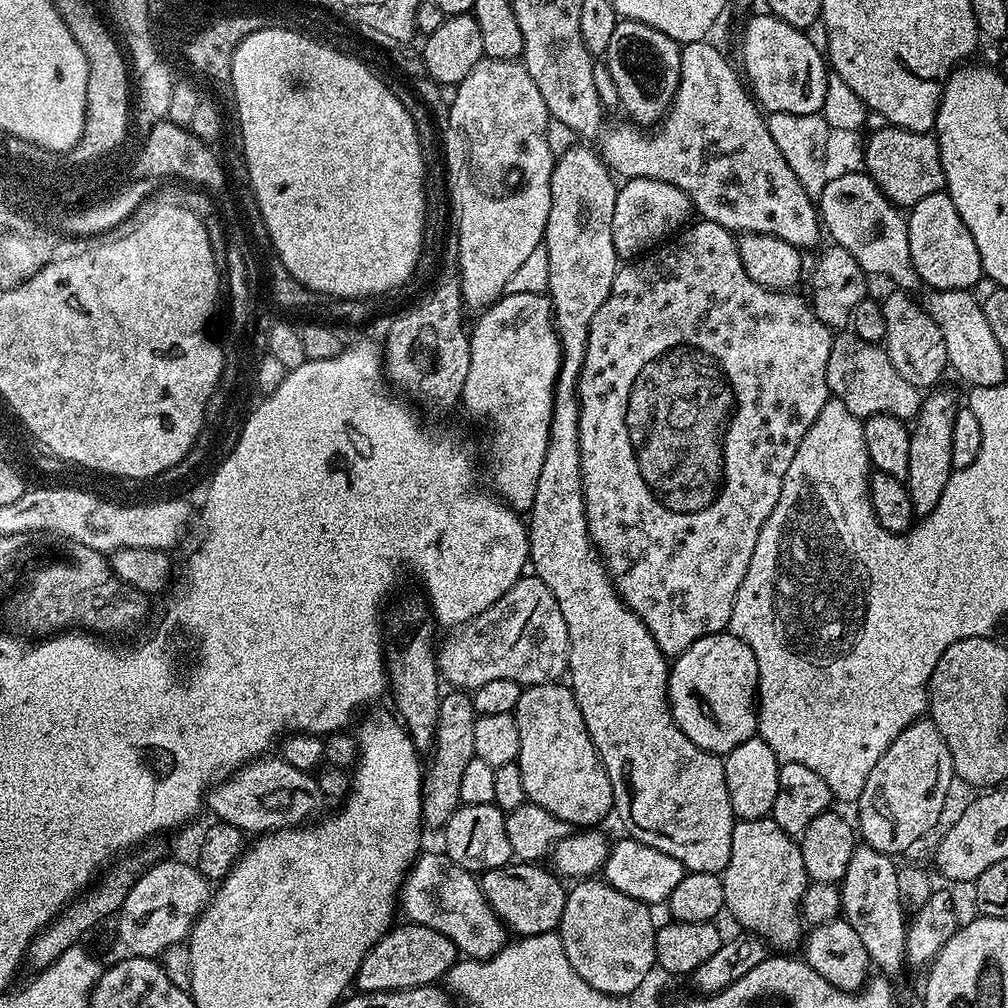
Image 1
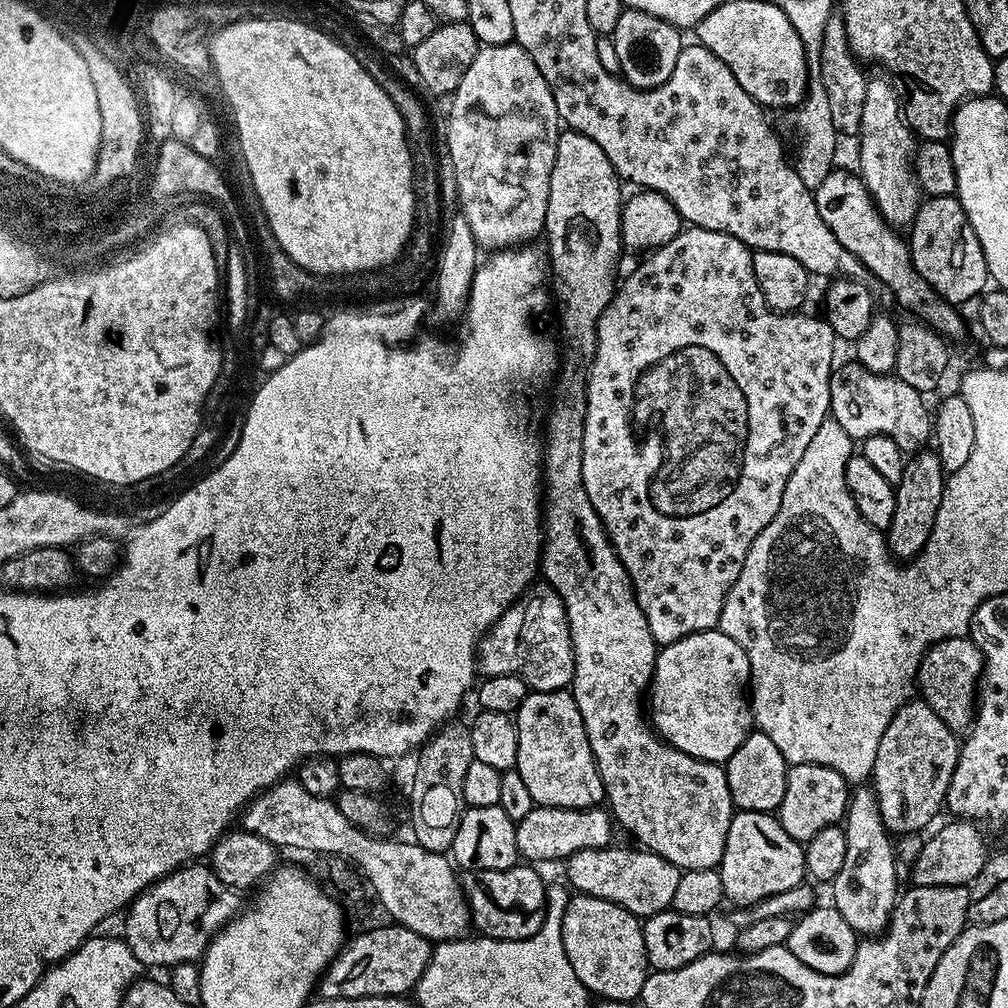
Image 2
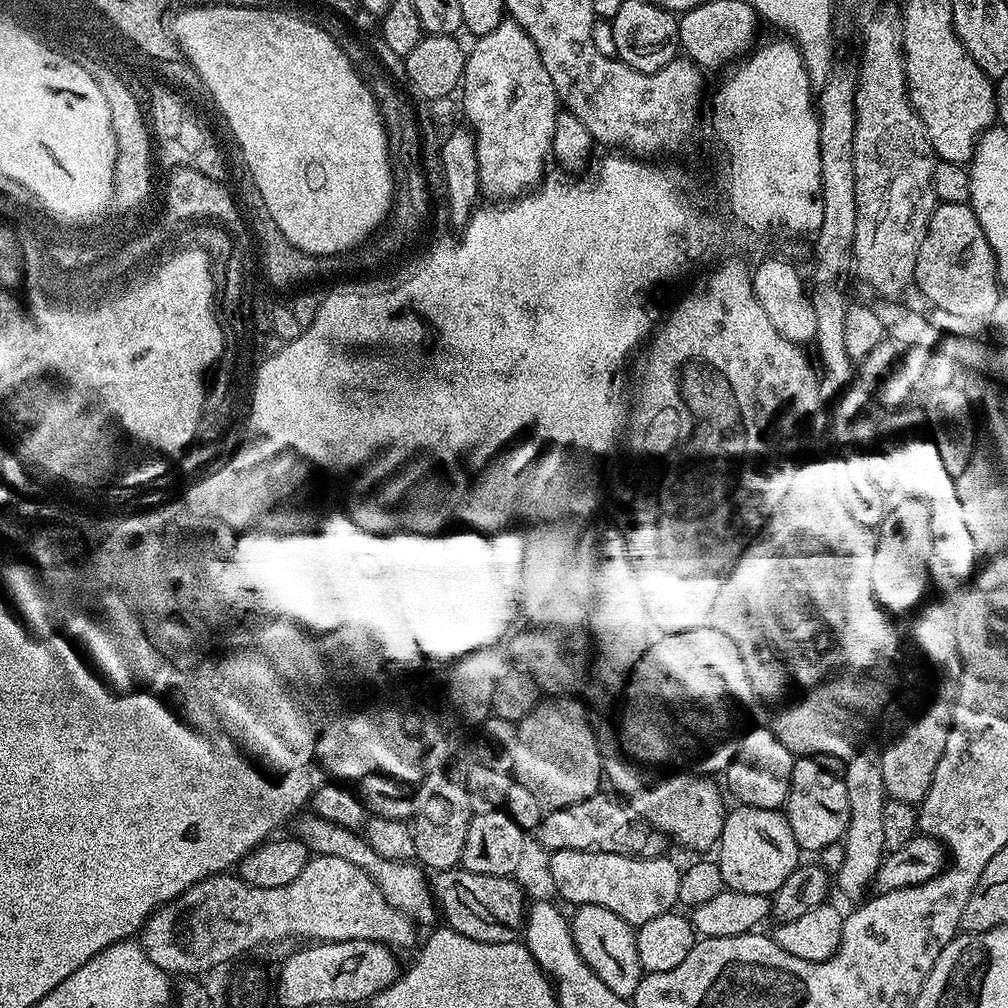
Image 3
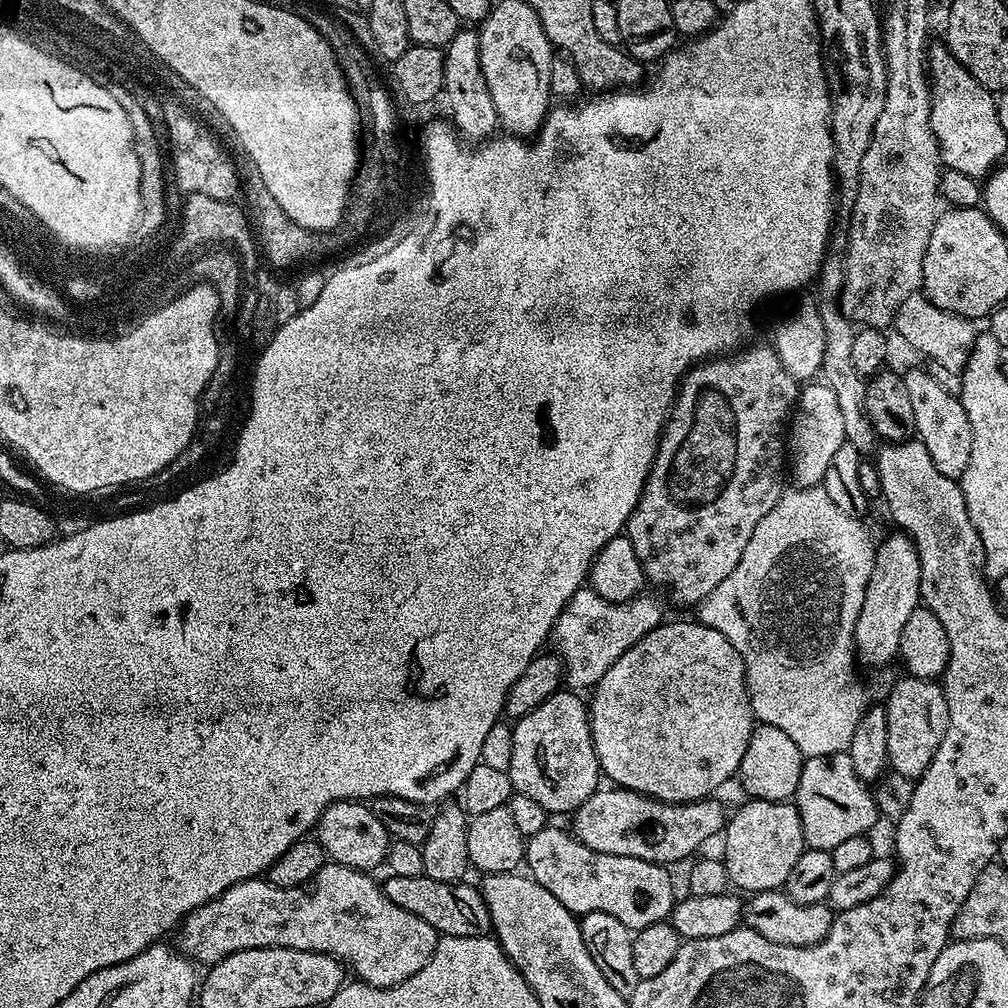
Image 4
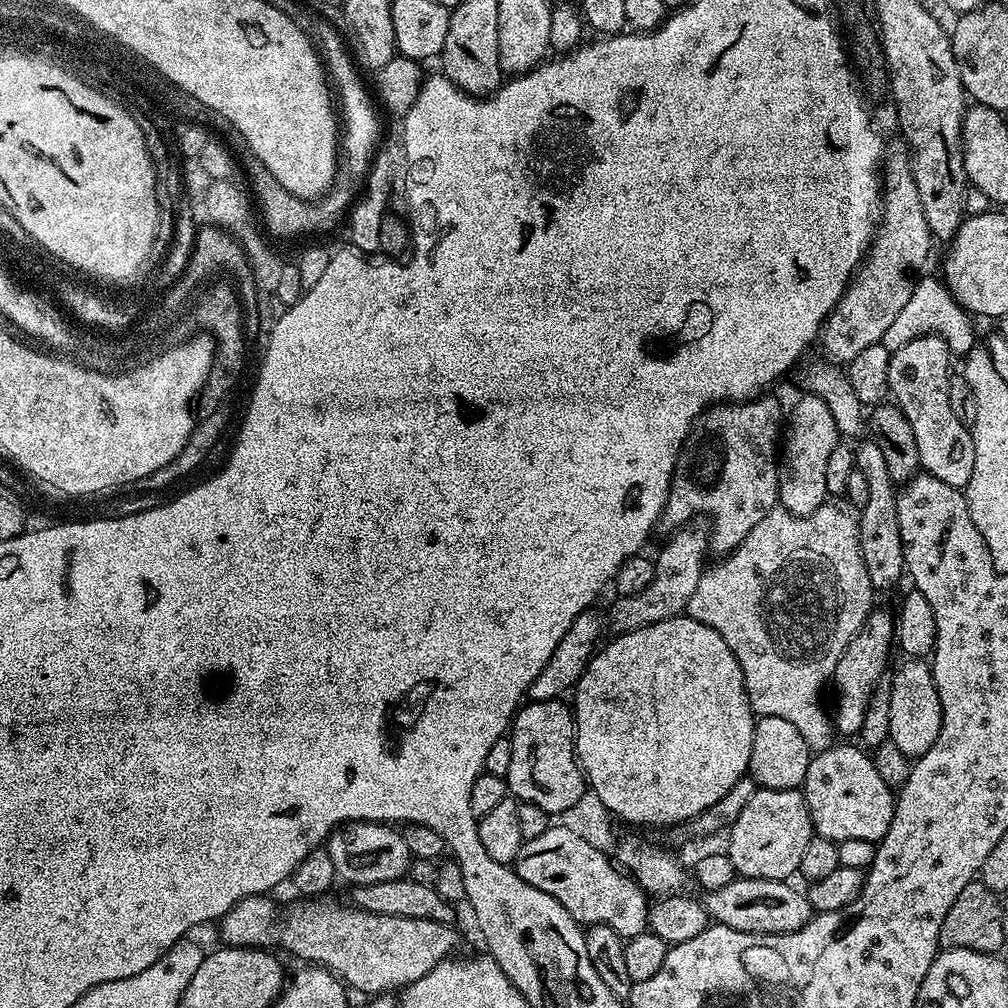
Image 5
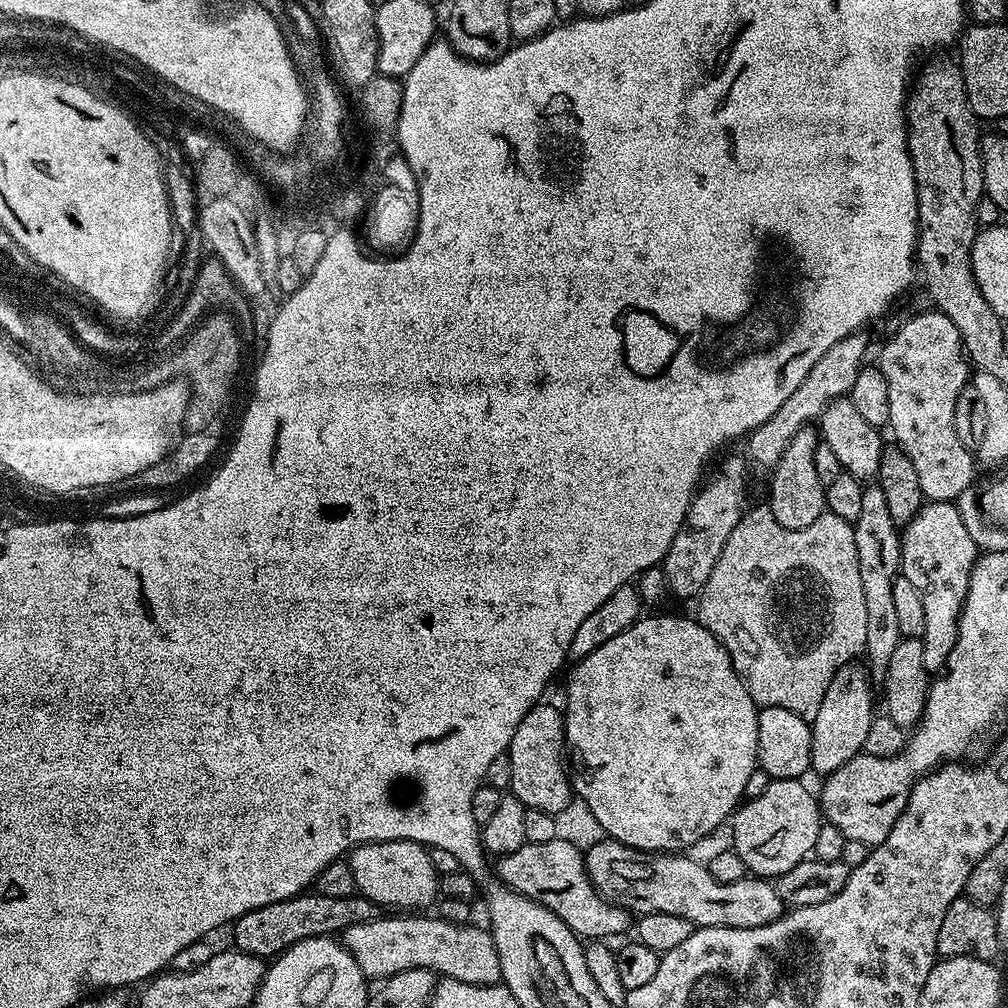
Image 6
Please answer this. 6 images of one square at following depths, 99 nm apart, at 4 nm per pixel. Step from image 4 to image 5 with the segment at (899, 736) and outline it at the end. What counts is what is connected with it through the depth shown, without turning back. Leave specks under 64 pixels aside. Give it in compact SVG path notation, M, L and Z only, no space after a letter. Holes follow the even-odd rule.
M908 658L905 664L890 676L892 689L890 690L890 734L889 741L909 758L926 754L930 746L940 733L942 712L938 690L934 686L932 665L924 658Z

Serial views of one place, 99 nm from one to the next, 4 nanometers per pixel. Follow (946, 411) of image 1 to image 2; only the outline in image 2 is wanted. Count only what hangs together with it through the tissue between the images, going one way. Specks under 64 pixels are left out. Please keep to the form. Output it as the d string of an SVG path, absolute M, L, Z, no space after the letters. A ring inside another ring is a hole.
M921 450L905 463L902 482L895 485L894 522L890 522L886 529L888 551L897 561L911 560L926 546L930 530L934 530L934 522L938 518L938 506L942 506L945 479L944 467L935 450Z

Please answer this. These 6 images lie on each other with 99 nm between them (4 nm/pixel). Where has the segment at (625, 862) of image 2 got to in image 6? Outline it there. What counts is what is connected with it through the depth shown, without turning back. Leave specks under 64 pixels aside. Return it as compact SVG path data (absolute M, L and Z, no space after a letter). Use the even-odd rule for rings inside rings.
M554 839L541 844L523 844L514 850L514 854L499 857L498 864L498 876L503 883L558 914L558 918L570 926L572 933L585 941L596 942L612 935L625 935L629 931L629 912L605 900L596 891L584 865L584 852L570 842Z

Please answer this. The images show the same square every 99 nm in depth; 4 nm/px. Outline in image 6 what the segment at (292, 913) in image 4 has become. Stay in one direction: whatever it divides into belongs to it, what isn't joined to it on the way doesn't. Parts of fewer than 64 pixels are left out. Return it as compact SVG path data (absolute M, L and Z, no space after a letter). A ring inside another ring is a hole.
M388 914L374 922L355 924L343 932L342 943L350 950L354 962L358 962L362 974L376 982L383 982L402 970L428 968L458 982L501 983L498 950L487 927L467 928L428 915L432 914Z

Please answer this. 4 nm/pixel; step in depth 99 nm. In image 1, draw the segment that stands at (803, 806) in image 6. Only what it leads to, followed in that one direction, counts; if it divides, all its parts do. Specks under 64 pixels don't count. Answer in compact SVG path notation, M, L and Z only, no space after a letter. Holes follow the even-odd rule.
M770 818L762 820L736 820L732 825L732 841L730 842L730 862L722 873L724 882L724 907L727 915L732 915L744 932L752 932L760 936L769 945L781 944L781 949L792 950L801 943L802 917L800 915L800 899L808 889L809 879L806 866L802 862L800 845L793 837L785 834Z

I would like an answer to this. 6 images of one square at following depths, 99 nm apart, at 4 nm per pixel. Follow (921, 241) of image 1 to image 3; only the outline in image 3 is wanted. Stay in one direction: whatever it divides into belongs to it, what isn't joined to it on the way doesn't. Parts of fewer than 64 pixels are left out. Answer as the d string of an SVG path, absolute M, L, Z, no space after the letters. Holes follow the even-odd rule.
M937 203L926 226L922 246L918 246L914 288L932 303L930 305L933 309L941 308L949 314L974 314L987 318L994 302L998 302L1002 285L996 274L996 259L990 250L990 242L986 242L986 234L978 218L968 204Z

